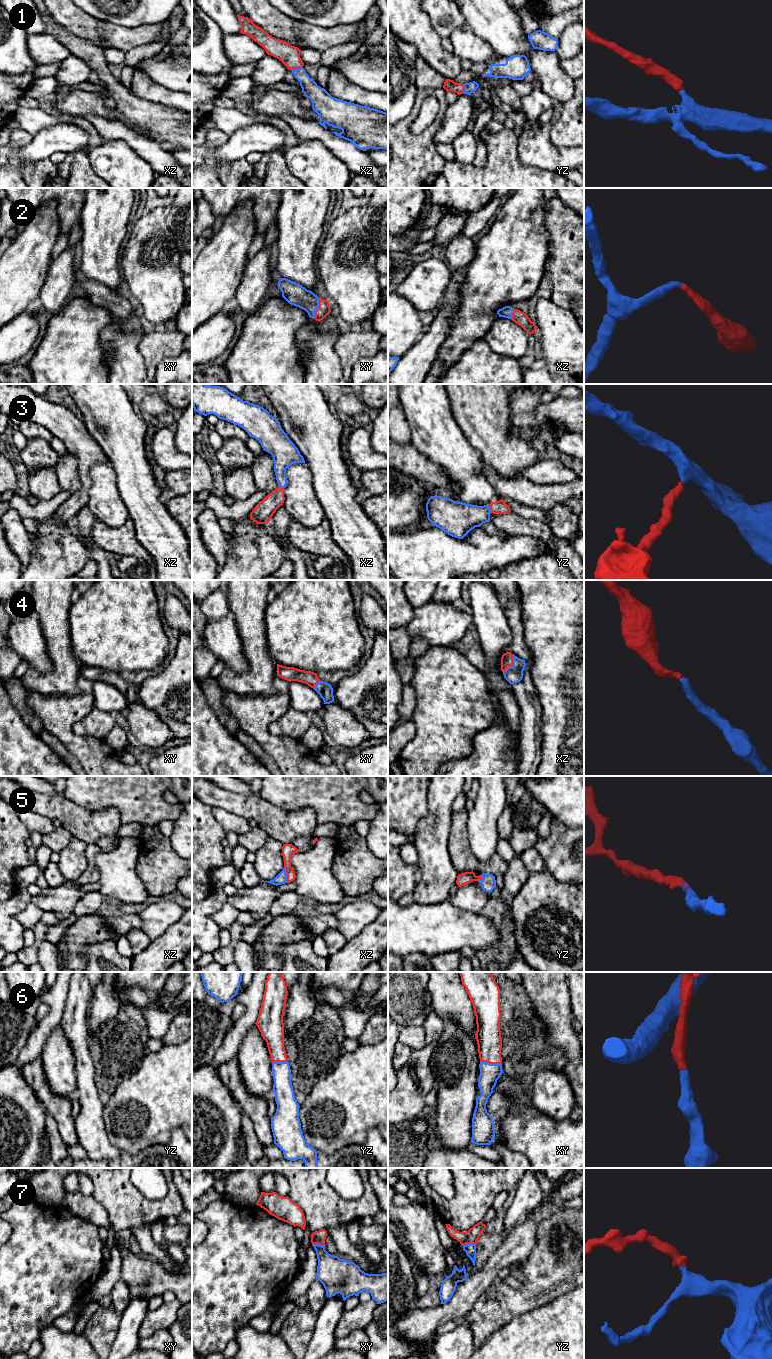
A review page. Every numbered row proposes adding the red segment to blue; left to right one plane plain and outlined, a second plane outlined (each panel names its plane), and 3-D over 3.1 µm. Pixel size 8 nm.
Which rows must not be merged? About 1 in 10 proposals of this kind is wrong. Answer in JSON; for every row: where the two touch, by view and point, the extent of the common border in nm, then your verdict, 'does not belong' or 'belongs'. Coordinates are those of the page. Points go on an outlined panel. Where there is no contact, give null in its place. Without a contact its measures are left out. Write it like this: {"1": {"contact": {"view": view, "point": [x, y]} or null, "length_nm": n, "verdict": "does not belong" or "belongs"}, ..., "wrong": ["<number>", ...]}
{"1": {"contact": {"view": "xz", "point": [296, 69]}, "length_nm": 100, "verdict": "belongs"}, "2": {"contact": {"view": "xy", "point": [317, 307]}, "length_nm": 180, "verdict": "belongs"}, "3": {"contact": {"view": "yz", "point": [489, 509]}, "length_nm": 70, "verdict": "belongs"}, "4": {"contact": {"view": "xz", "point": [513, 664]}, "length_nm": 170, "verdict": "belongs"}, "5": {"contact": {"view": "xz", "point": [286, 874]}, "length_nm": 140, "verdict": "belongs"}, "6": {"contact": {"view": "xy", "point": [491, 1064]}, "length_nm": 180, "verdict": "belongs"}, "7": {"contact": {"view": "xy", "point": [318, 1244]}, "length_nm": 110, "verdict": "belongs"}, "wrong": []}

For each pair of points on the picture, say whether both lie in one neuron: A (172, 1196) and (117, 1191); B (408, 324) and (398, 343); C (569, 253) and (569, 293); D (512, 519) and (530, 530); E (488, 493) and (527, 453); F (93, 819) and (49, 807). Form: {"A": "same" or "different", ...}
{"A": "same", "B": "same", "C": "same", "D": "same", "E": "different", "F": "same"}

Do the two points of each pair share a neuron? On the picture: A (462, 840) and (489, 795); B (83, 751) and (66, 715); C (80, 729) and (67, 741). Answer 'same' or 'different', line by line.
A: different
B: same
C: different

